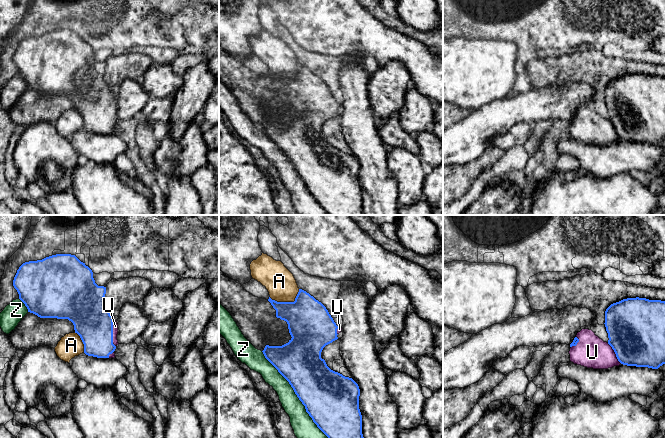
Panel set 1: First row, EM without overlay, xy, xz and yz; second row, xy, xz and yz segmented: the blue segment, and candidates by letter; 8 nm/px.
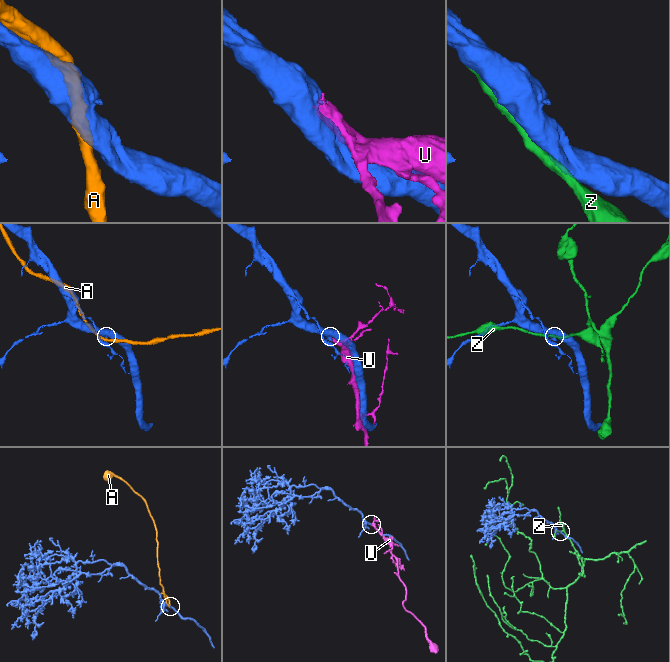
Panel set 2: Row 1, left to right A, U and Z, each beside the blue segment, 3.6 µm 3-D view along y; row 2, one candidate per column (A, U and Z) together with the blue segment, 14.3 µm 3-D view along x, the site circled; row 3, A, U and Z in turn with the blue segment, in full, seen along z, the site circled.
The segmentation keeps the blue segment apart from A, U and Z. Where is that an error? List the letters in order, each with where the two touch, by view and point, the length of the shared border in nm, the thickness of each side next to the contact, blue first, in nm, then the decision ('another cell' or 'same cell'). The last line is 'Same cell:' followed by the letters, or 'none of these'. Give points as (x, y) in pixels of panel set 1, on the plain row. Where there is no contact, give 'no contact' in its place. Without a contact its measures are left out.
A: meets blue in xz at (287, 78); contact 260 nm long; 360 nm thick on the blue side, 240 nm on the other; another cell
U: meets blue in xy at (112, 109); contact 220 nm long; 300 nm thick on the blue side, 50 nm on the other; same cell
Z: meets blue in xz at (296, 170); contact 900 nm long; 400 nm thick on the blue side, 170 nm on the other; another cell
Same cell: U

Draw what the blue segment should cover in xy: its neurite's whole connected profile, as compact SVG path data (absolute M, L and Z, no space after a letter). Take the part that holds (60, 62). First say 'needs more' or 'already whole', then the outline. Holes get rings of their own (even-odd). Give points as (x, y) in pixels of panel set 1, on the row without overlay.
needs more | M56 30L23 39L13 56L19 75L28 88L40 94L68 95L83 120L84 129L97 134L115 134L118 100L104 81L106 63L98 62L92 46L75 31Z

